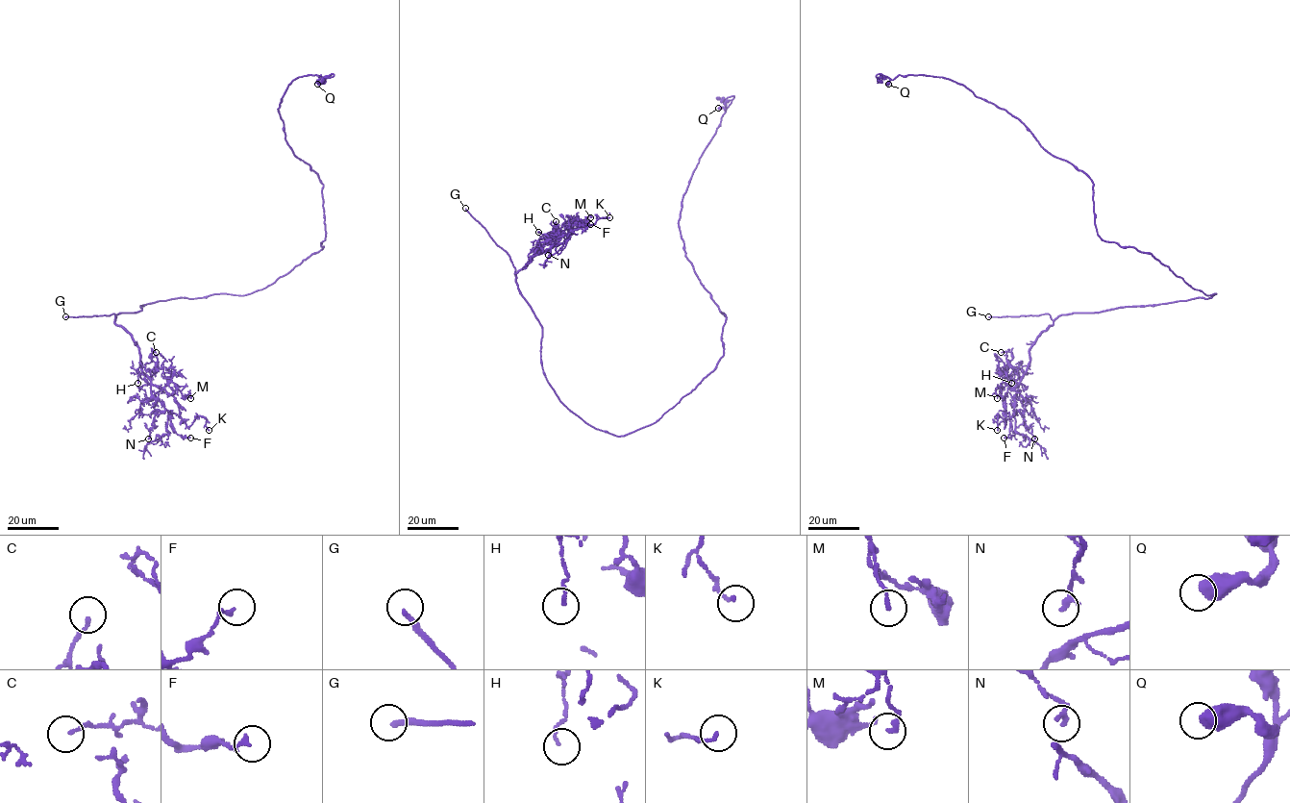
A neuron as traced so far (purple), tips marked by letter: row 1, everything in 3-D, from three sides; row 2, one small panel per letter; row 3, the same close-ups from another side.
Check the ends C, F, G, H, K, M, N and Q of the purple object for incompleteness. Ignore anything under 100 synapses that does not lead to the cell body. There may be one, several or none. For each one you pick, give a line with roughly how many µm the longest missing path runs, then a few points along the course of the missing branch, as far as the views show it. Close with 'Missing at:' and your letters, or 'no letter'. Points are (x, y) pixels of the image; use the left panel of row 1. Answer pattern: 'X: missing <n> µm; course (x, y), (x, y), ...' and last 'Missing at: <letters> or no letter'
G: missing 50 µm; course (65, 316), (60, 319), (62, 321), (71, 306), (92, 294), (112, 293), (124, 300)
Missing at: G

